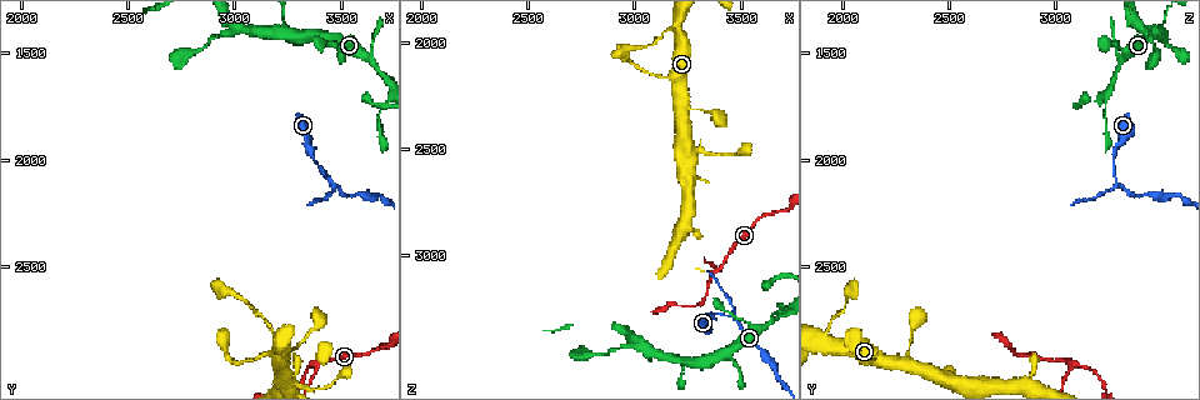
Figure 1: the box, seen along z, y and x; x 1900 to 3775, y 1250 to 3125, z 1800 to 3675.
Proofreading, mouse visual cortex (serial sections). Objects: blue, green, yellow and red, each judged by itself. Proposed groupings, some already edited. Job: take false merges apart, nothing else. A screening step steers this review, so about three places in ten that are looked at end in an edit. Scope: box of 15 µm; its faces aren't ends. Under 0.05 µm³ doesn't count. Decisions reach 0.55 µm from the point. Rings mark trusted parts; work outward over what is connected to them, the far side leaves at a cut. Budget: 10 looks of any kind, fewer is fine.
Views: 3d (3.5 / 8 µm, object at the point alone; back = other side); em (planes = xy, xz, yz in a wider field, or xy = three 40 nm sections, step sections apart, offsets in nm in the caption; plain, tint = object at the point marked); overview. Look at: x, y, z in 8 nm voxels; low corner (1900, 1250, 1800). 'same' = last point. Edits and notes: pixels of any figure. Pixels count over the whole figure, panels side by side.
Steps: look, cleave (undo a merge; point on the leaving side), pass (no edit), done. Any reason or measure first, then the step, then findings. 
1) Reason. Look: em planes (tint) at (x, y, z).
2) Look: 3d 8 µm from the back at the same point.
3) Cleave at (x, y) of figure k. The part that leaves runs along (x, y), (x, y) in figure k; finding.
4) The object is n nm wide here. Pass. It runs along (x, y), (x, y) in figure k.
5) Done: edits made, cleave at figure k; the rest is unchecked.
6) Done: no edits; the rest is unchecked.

Thick turns thin. Look: em xy step 1 (tint) at (3200, 2850, 1920).

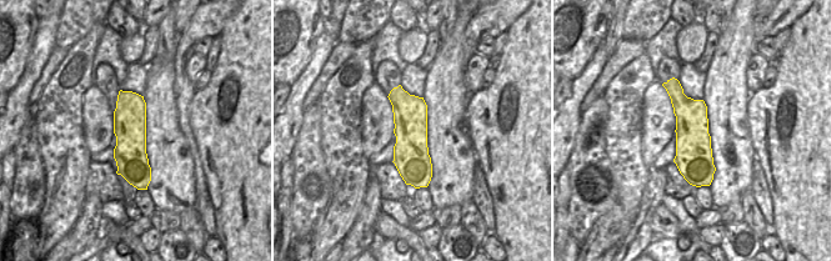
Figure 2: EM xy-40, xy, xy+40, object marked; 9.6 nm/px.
See where the arms go. Look: 3d 3.5 µm at the same point.

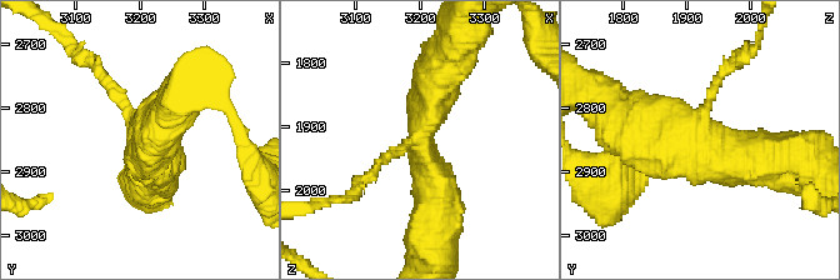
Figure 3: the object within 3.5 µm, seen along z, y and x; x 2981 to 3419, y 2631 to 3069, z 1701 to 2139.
The arms are 150, 500, 600 nm wide. Pass. One cell here.

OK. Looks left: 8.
Side arm on a straight run. Look: 3d 3.5 µm at (3390, 2950, 3080).

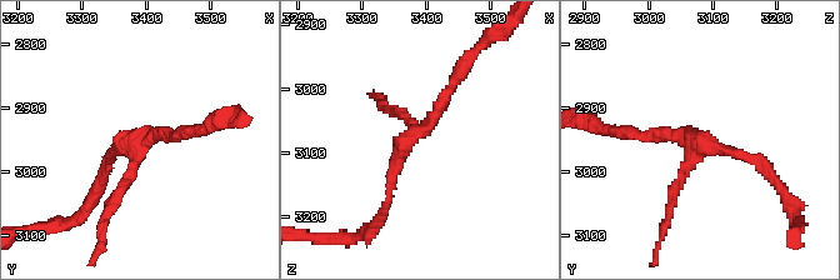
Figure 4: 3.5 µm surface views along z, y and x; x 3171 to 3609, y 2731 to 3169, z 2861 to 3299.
3 arms meet here; the arms are 150, 150, 150 nm wide. Look: em xy step 3 (tint) at (3395, 2950, 3070).

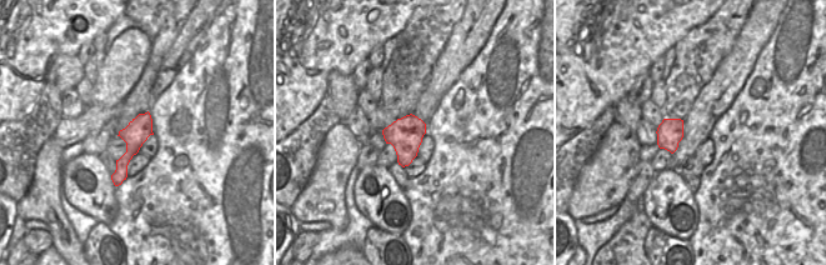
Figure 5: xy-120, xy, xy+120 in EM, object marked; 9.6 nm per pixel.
The object is 340 nm wide here. Pass. It runs along (463, 68), (439, 113), (401, 144), (389, 195) in figure 4; all the same cell.

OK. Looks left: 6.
Two arms in line, one across. Look: 3d 3.5 µm at (3420, 1430, 3450).

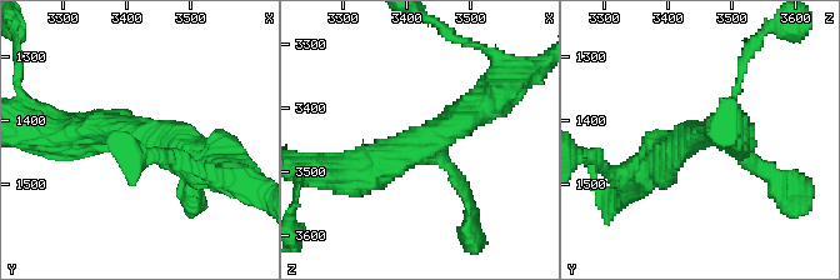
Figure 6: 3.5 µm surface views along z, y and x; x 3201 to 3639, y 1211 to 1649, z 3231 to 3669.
Pass. It runs along (493, 96), (420, 150), (355, 173) in figure 6; all the same cell.

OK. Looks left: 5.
Narrows sharply. Look: 3d 3.5 µm at (3680, 1580, 3290).

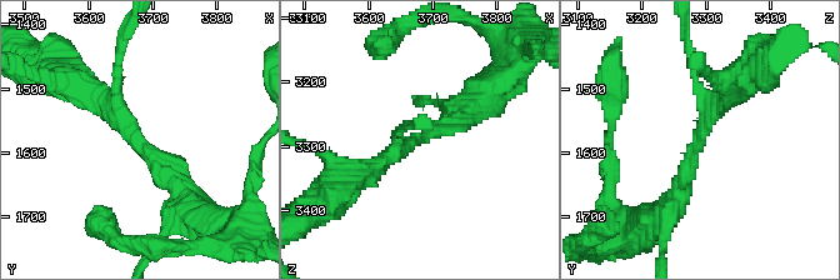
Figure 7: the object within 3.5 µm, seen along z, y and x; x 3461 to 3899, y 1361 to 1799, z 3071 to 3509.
The arms are 250, 250 nm wide. Look: em xy step 5 (tint) at (3685, 1585, 3290).

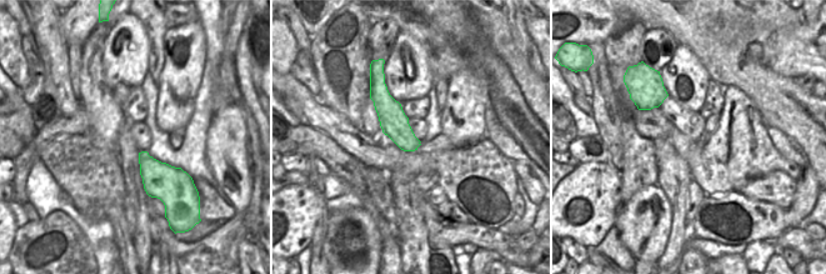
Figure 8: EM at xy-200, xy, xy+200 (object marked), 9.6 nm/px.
The object is 260 nm wide here. Pass. It runs along (89, 91), (154, 156), (181, 210) in figure 7; all the same cell.

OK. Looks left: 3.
Done: no edits; the rest is unchecked.

